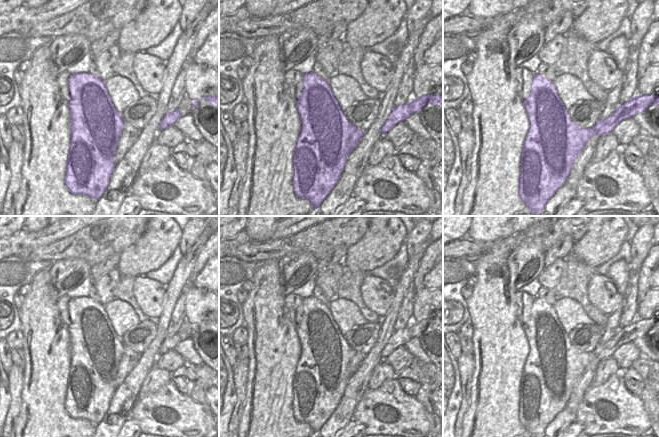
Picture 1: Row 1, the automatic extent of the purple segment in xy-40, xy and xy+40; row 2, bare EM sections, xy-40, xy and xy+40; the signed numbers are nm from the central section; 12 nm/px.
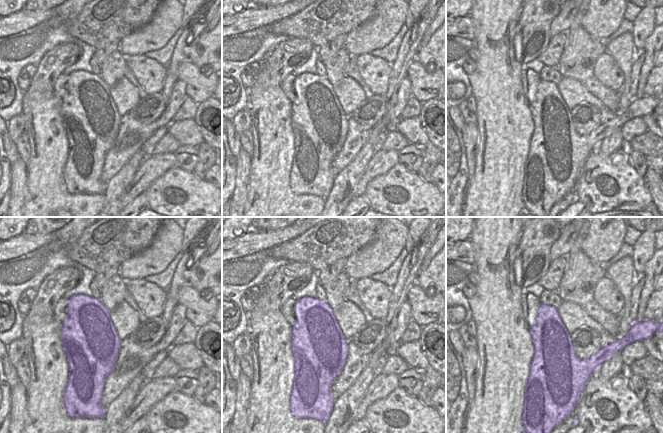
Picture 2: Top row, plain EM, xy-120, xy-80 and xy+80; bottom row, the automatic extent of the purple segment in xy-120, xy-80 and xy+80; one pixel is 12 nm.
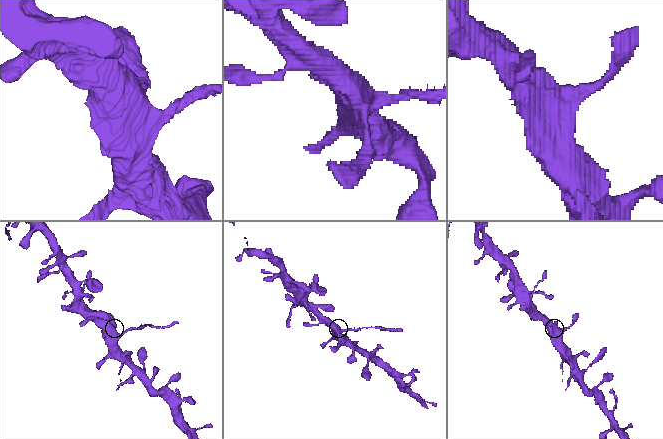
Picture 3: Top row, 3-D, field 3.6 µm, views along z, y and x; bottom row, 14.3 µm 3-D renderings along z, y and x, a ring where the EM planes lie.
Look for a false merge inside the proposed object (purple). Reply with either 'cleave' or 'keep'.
cleave

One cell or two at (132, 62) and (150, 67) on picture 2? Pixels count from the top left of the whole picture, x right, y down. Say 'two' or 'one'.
one

